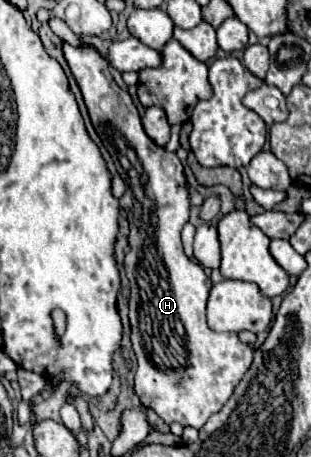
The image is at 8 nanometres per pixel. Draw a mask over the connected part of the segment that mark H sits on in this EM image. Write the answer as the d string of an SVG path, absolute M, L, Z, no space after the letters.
M63 42L63 56L71 68L71 74L83 94L83 102L87 106L91 124L99 134L103 146L111 154L119 176L123 178L127 192L123 194L121 208L127 210L131 232L129 246L131 250L125 256L125 272L129 278L131 298L129 298L129 320L131 320L131 342L137 354L139 366L135 374L135 392L143 406L151 408L165 424L179 422L181 426L201 428L209 416L219 412L229 400L233 388L245 376L253 360L253 348L243 344L237 332L213 332L205 320L205 304L211 288L211 280L205 276L203 268L185 256L181 246L181 228L189 222L189 194L187 180L183 174L183 164L173 152L159 148L149 140L141 126L139 112L129 96L129 92L121 90L111 72L109 62L97 52L93 44L81 42L81 46L71 46Z

